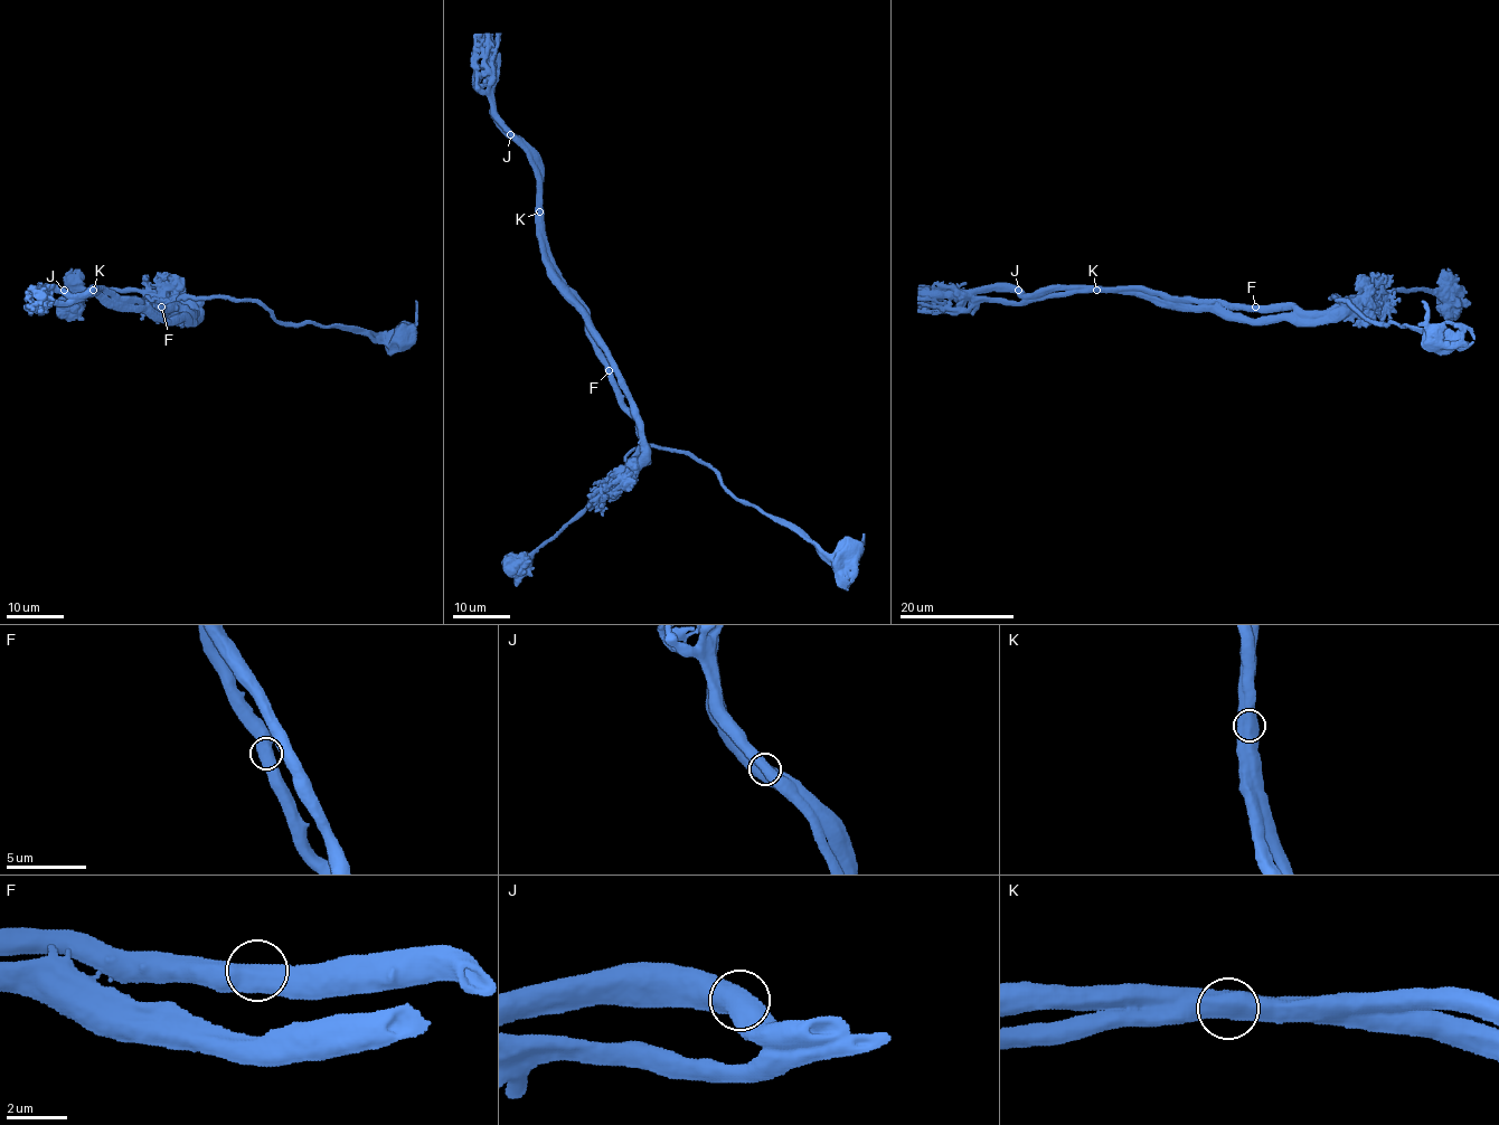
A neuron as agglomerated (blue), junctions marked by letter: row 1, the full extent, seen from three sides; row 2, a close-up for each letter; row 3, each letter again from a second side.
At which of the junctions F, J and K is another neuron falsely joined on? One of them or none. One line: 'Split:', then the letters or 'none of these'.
Split: K

